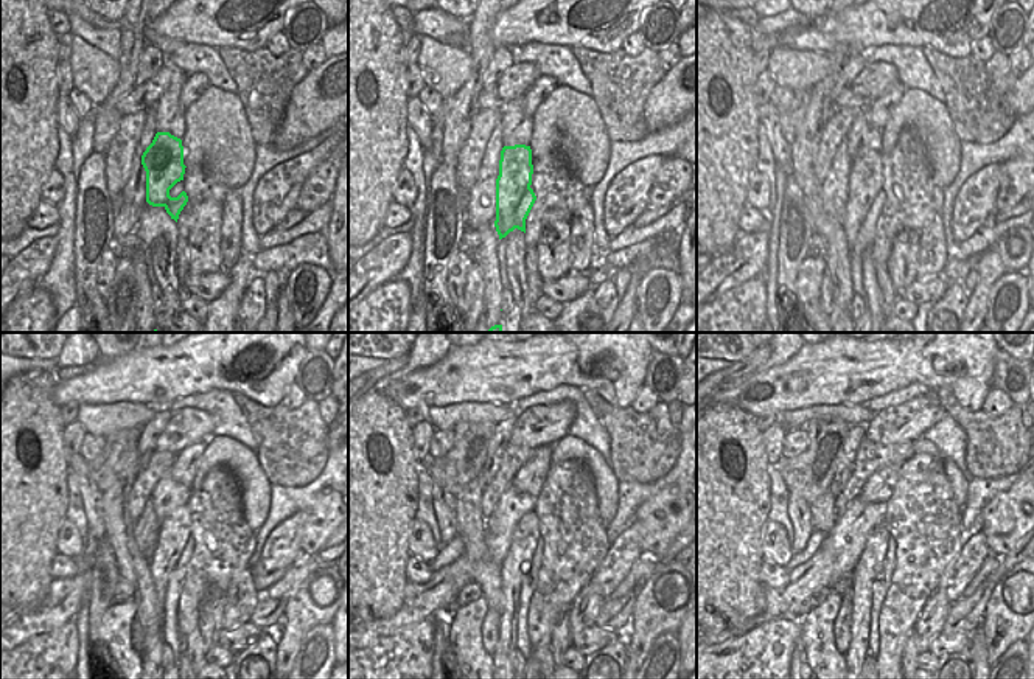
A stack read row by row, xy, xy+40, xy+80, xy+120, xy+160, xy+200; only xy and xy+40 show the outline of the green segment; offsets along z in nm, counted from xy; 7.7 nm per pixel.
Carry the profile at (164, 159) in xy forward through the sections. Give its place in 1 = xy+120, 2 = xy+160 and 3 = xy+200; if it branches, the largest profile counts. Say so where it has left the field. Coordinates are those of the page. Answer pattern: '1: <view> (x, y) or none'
1: xy+120 (174, 546)
2: xy+160 (520, 569)
3: xy+200 (866, 600)

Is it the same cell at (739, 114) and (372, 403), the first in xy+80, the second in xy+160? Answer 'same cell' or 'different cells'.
same cell

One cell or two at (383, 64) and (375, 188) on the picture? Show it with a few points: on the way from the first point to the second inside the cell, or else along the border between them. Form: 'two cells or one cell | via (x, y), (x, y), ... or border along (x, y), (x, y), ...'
one cell | via (381, 95), (375, 107), (375, 157)

